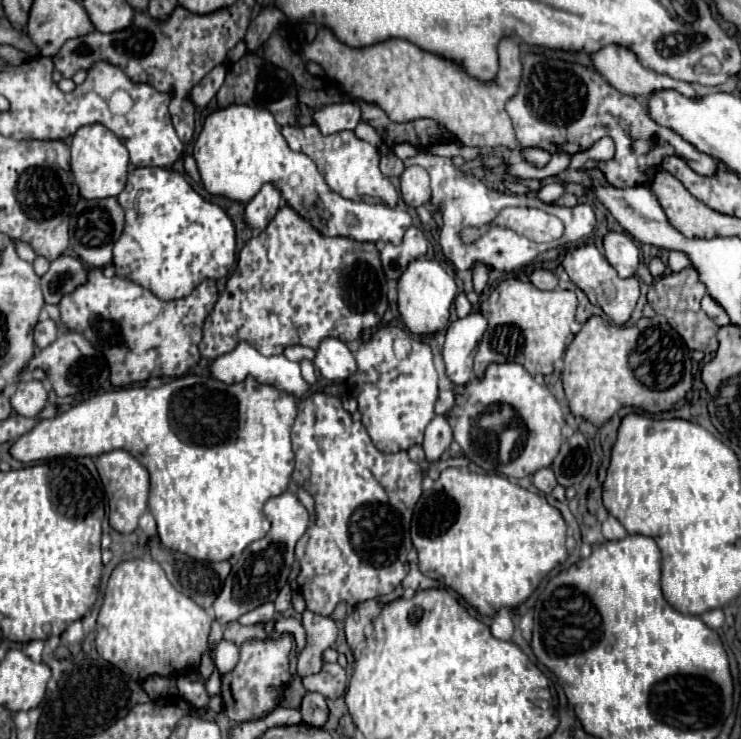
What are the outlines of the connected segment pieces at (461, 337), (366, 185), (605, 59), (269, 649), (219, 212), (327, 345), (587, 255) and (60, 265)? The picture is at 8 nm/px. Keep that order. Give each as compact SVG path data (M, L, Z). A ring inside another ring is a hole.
M471 312L449 324L443 344L443 362L445 374L455 386L465 386L473 380L473 358L485 328L487 320L481 312Z
M283 126L281 132L293 150L305 152L317 164L321 176L325 178L327 186L333 192L341 194L347 200L365 200L365 202L377 200L391 208L397 206L399 200L397 190L389 182L389 178L385 178L379 170L379 158L381 158L379 150L369 142L357 138L353 130L323 136L317 126Z
M619 44L603 46L599 52L591 54L591 62L593 62L595 70L597 70L611 86L615 86L617 90L623 90L625 94L631 94L631 96L649 96L649 94L655 92L655 90L667 90L667 88L673 88L673 90L677 90L677 92L681 92L683 96L689 96L689 98L695 96L695 90L691 88L691 84L681 82L681 80L673 80L671 76L659 74L659 72L655 72L655 70L643 68L641 62L637 60L635 52L631 52L629 48L619 46Z
M283 632L277 638L265 640L247 640L241 644L239 664L221 676L221 698L223 710L231 720L247 722L269 714L279 704L279 690L291 678L289 672L289 654L293 652L295 640L289 632Z
M133 168L117 200L125 210L125 228L113 248L113 264L119 278L151 290L161 300L179 300L189 296L203 280L219 280L229 274L237 248L233 220L221 206L199 196L179 172L169 168Z
M325 338L321 342L313 364L321 370L321 374L327 380L333 380L333 382L347 380L357 370L355 356L347 348L347 344L337 338Z
M587 244L587 246L579 246L573 252L569 252L563 260L563 268L569 274L569 278L587 294L591 304L603 308L603 312L615 324L625 324L631 318L633 308L635 308L637 298L640 297L641 293L640 282L635 276L626 279L617 276L615 268L605 260L605 256L595 246Z
M59 256L41 276L45 302L59 304L59 298L63 294L69 294L71 290L75 290L75 286L81 286L83 282L87 282L87 268L83 266L83 262L73 256Z

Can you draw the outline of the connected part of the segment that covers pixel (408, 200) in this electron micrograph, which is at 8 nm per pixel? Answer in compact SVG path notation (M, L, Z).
M409 166L401 174L401 192L405 204L425 204L431 198L429 174L421 166Z

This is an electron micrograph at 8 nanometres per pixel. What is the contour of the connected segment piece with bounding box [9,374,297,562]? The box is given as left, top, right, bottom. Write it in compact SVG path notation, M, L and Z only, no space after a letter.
M187 374L183 378L169 381L163 384L163 386L159 386L159 388L136 385L123 388L123 390L113 390L99 394L99 396L93 396L93 398L89 398L89 400L73 406L73 408L69 408L67 412L57 414L51 420L39 422L39 426L35 426L31 432L27 432L21 438L17 438L9 452L11 452L11 456L15 460L29 464L29 462L49 460L49 458L57 458L57 456L101 456L101 454L111 452L111 450L127 450L151 474L149 510L155 516L157 532L159 532L161 542L167 548L183 552L183 554L187 554L191 558L197 558L197 560L223 562L223 560L229 560L231 556L239 556L251 542L263 538L269 532L269 528L271 528L269 520L263 514L263 504L269 498L283 494L287 490L287 486L289 486L289 478L291 478L291 472L295 468L295 456L293 456L293 450L291 450L289 434L291 434L291 426L293 426L295 416L297 416L297 398L293 394L289 394L289 392L281 392L279 388L275 388L271 384L259 384L255 378L247 378L247 380L239 382L239 384L225 384L225 382L219 382L217 378L211 378L211 376Z

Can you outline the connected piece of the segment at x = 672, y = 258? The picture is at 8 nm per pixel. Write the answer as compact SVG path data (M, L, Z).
M673 250L671 254L669 254L669 270L671 272L681 272L683 268L687 268L691 262L689 262L689 258L685 256L685 252L679 252L679 250Z

